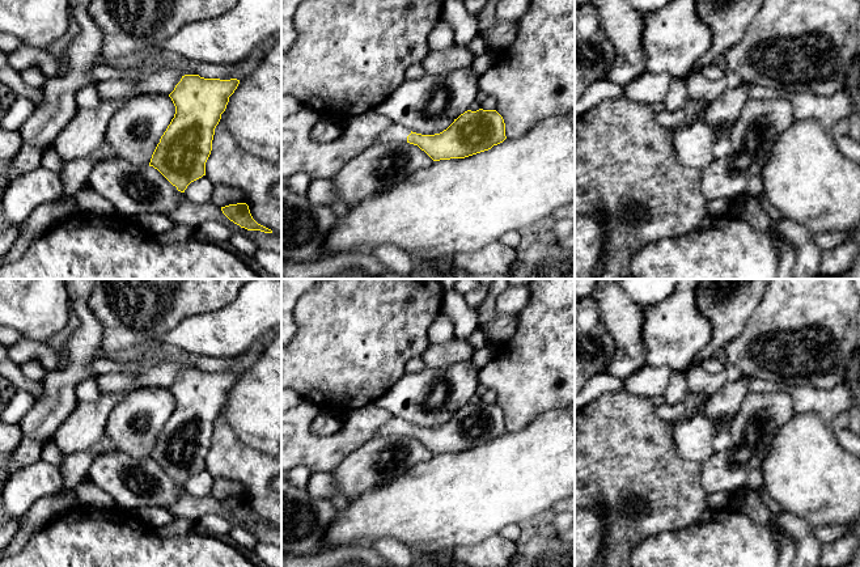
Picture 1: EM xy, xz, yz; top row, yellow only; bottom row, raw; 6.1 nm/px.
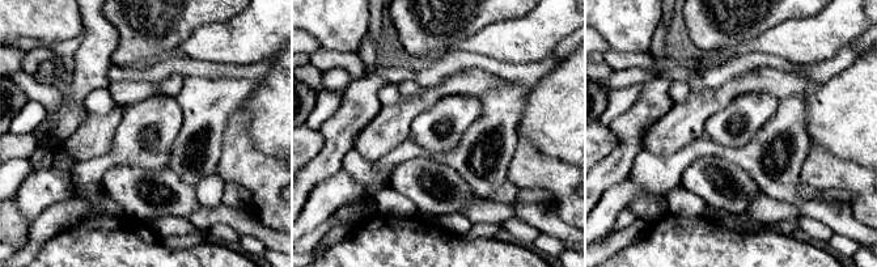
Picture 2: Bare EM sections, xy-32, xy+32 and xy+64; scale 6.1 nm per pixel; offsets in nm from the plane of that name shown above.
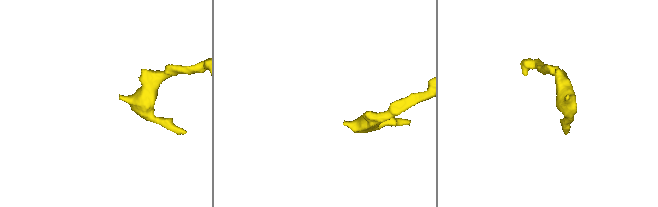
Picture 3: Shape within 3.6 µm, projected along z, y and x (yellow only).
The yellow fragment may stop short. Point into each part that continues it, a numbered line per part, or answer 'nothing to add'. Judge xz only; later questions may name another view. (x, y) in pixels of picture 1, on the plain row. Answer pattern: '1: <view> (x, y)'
1: xz (395, 426)

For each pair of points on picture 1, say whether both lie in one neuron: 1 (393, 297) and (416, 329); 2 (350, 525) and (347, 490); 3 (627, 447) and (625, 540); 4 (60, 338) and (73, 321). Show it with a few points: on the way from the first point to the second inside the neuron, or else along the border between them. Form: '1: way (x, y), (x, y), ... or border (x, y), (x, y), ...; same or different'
1: way (393, 305), (409, 321); same
2: border (376, 487), (361, 493), (354, 500), (338, 504); different
3: way (627, 470), (627, 516); same
4: way (64, 334), (72, 325); same

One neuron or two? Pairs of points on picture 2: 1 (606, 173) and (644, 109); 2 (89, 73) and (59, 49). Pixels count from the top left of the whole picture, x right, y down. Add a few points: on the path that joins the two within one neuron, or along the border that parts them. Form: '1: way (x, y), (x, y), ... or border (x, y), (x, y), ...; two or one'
1: way (622, 157), (630, 145), (632, 124); one
2: border (84, 30), (70, 72); two

